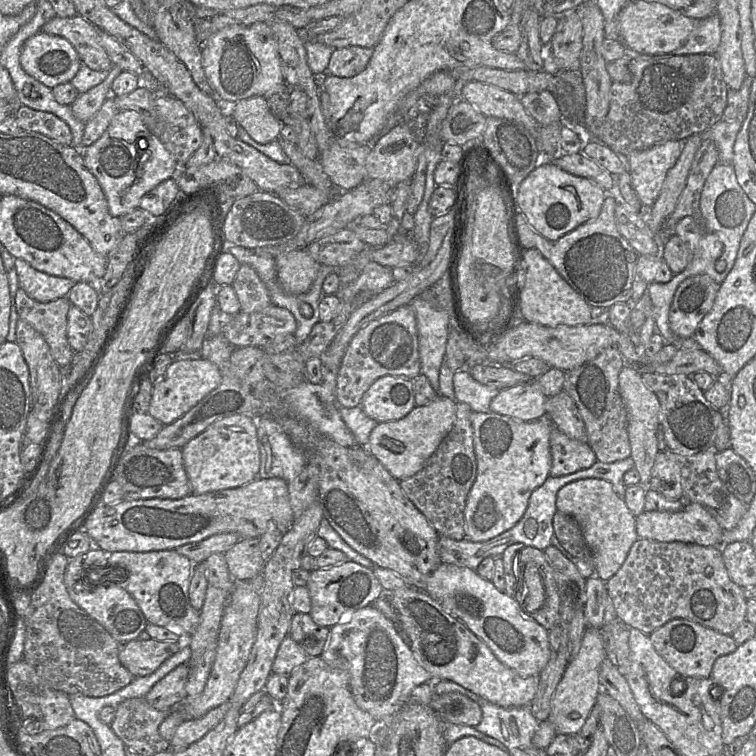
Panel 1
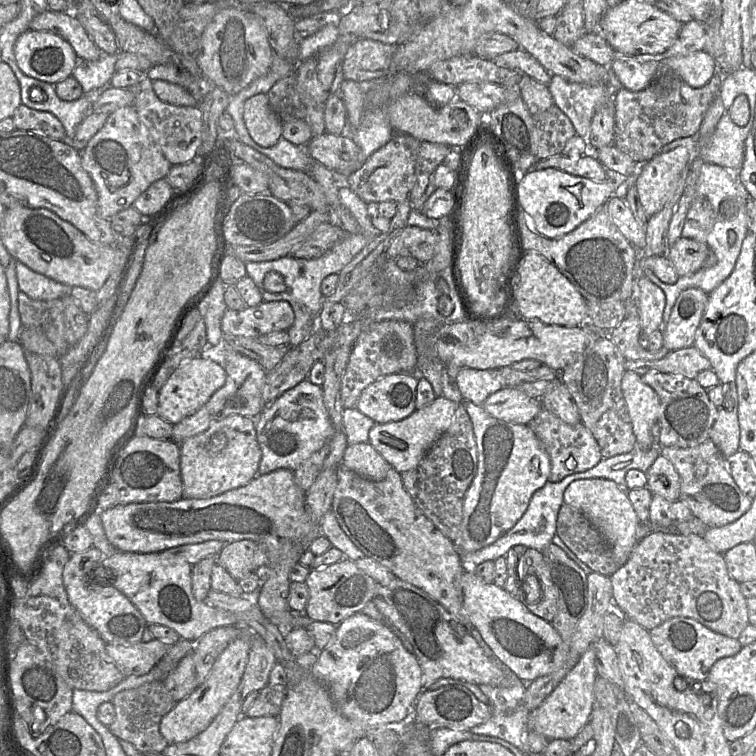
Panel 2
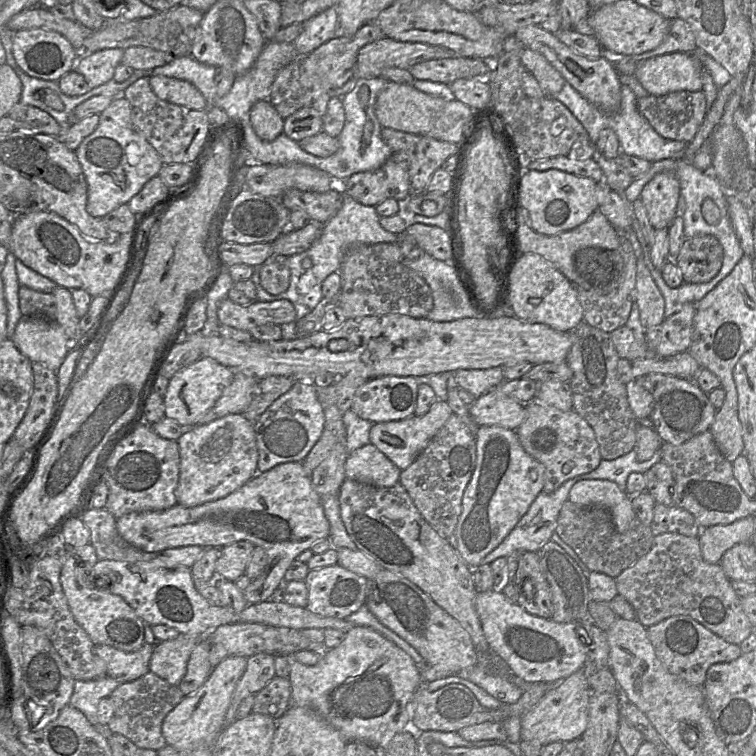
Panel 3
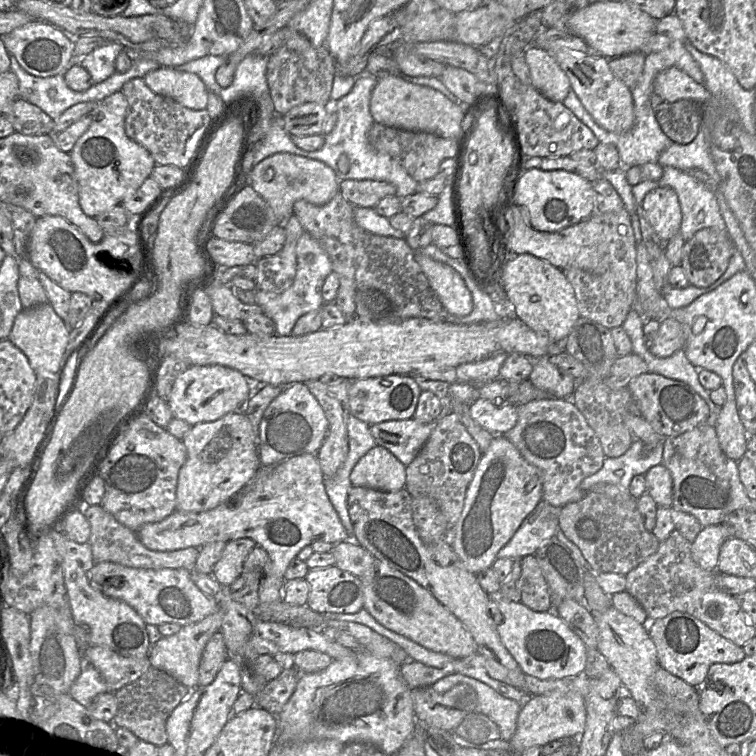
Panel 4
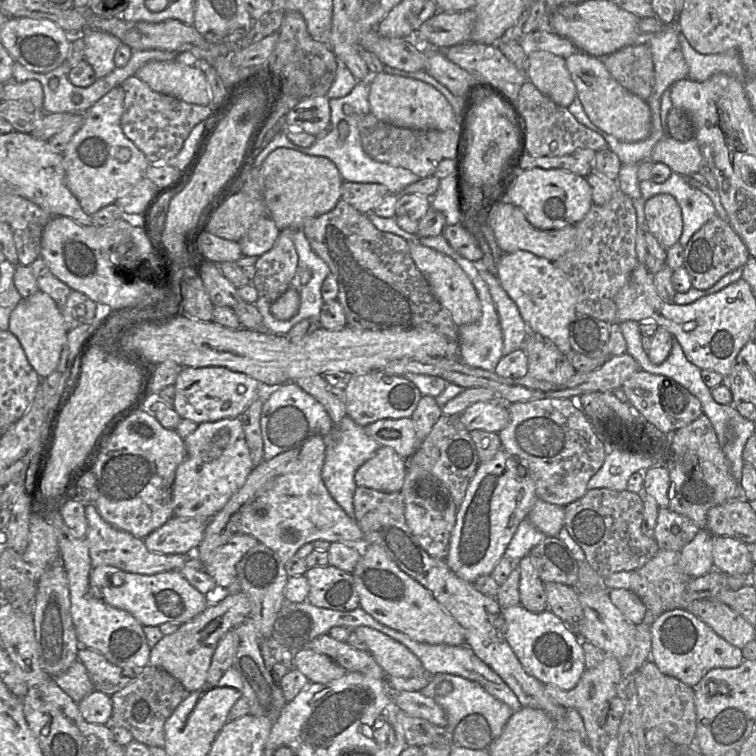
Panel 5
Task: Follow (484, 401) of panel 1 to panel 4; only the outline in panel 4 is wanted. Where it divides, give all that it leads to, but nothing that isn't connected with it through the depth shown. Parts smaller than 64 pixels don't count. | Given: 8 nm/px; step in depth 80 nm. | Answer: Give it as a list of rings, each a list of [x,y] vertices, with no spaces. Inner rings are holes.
[[[499,353],[480,362],[459,365],[456,367],[458,382],[484,385],[498,379],[500,368],[507,355],[506,353]]]

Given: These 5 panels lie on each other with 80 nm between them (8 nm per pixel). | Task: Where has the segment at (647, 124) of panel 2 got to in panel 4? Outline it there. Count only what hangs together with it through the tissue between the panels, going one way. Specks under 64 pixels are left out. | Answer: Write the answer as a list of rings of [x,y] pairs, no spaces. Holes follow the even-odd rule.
[[[693,100],[662,102],[654,110],[662,131],[678,144],[689,144],[700,131],[702,106]]]

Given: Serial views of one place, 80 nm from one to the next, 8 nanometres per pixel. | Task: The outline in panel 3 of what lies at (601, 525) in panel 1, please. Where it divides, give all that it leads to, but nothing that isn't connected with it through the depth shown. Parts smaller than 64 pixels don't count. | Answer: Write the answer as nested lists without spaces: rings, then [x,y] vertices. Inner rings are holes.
[[[580,480],[569,491],[568,500],[579,505],[605,507],[611,515],[616,530],[626,532],[636,518],[631,496],[610,480]]]

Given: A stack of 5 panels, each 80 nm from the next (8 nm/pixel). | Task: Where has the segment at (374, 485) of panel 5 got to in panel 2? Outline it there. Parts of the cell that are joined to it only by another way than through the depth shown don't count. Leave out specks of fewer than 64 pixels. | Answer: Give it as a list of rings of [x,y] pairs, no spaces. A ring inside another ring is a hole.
[[[369,442],[348,444],[342,465],[372,481],[383,480],[392,468]]]

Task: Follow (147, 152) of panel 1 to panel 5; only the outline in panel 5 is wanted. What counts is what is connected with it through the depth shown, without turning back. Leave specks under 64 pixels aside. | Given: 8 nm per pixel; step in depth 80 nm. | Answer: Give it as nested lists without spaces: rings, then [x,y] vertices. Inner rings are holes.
[[[122,86],[113,88],[98,100],[84,113],[83,126],[74,134],[62,154],[67,187],[83,211],[90,216],[128,194],[145,177],[146,170],[151,165],[145,154],[125,136],[121,128],[124,100]],[[121,147],[126,147],[131,152],[130,159],[124,163],[116,158]]]

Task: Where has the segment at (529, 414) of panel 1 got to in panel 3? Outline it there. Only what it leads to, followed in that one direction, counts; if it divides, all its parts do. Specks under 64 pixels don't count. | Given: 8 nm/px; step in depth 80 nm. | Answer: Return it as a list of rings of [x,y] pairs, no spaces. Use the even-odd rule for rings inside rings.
[[[490,390],[476,398],[469,410],[478,426],[501,426],[514,431],[526,416],[525,404],[498,390]]]

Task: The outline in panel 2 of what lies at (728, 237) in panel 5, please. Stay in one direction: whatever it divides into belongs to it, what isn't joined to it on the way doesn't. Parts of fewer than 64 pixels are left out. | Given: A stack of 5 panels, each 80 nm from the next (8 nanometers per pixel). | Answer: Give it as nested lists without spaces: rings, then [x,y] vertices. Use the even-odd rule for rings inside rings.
[[[683,236],[668,248],[666,255],[680,277],[717,263],[717,257],[708,245]]]

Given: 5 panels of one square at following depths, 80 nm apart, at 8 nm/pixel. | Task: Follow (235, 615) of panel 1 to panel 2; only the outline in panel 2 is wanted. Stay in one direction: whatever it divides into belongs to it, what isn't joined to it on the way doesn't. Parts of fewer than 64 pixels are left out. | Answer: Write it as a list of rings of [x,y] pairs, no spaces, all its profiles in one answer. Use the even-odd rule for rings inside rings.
[[[244,637],[232,641],[216,660],[205,681],[189,696],[177,702],[160,722],[160,733],[168,744],[187,742],[205,731],[237,690],[246,669],[251,639]]]

